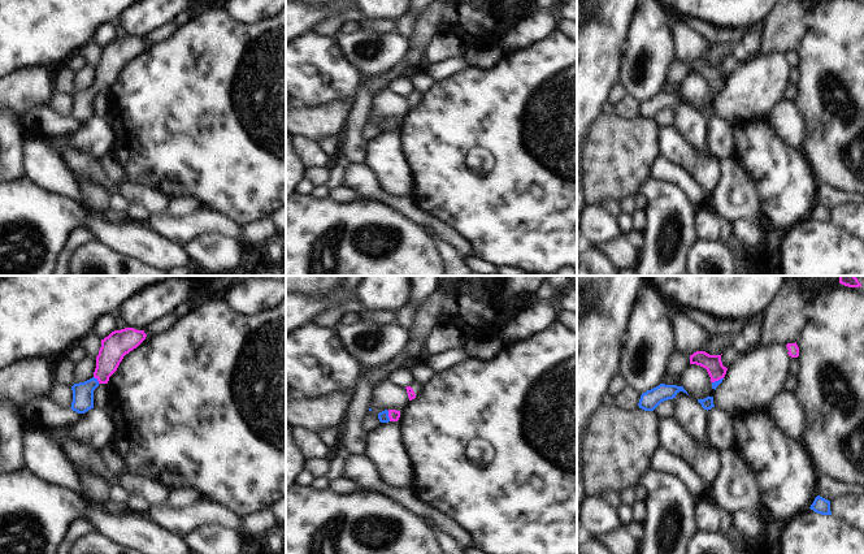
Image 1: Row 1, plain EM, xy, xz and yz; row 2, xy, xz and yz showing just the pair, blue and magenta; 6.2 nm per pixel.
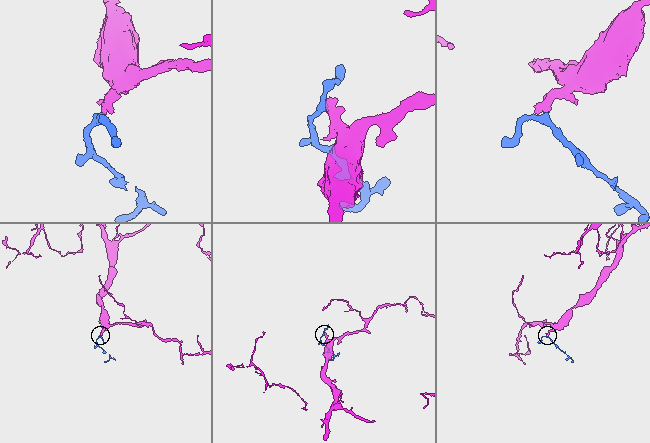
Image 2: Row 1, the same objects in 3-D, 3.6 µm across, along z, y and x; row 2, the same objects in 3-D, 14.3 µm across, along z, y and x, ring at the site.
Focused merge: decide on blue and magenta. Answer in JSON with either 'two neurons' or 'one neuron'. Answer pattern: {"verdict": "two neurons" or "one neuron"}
{"verdict": "one neuron"}

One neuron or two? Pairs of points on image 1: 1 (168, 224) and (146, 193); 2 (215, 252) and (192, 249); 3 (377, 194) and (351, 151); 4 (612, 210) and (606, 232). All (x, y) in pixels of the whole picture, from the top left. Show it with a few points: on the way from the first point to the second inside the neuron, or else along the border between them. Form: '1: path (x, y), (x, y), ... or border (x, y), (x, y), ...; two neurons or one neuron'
1: border (165, 210), (151, 215); two neurons
2: path (209, 252), (198, 250); one neuron
3: border (350, 163), (363, 164); two neurons
4: border (600, 206), (616, 219); two neurons

